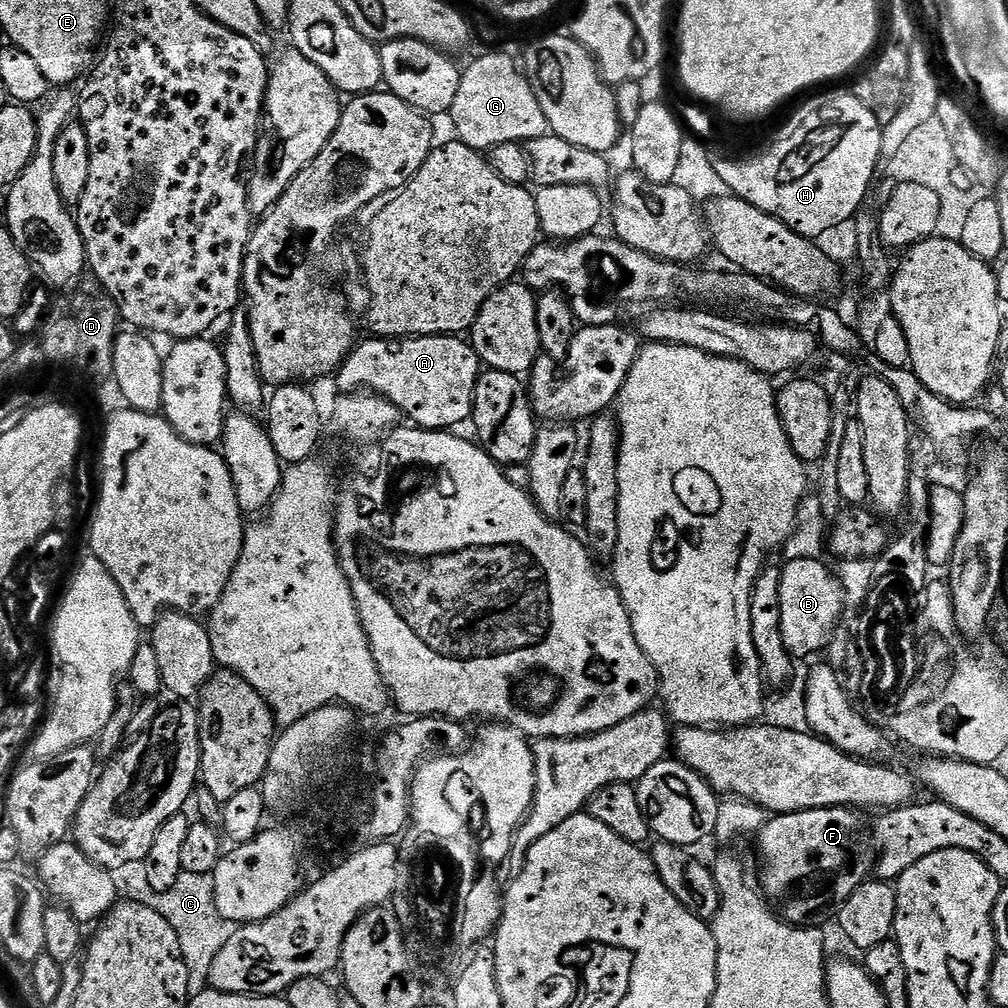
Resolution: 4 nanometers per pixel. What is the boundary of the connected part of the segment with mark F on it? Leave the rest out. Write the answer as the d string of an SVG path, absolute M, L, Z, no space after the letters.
M815 808L805 812L773 815L760 829L760 860L764 863L764 869L760 872L760 880L764 883L762 895L784 923L811 925L815 921L812 919L819 912L843 904L850 898L850 894L854 894L854 890L858 890L860 884L869 879L874 840L869 825L867 828L860 816L863 815L859 811L850 808Z

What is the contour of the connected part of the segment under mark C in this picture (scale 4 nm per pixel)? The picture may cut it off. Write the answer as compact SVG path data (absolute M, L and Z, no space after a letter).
M180 873L178 882L168 891L157 892L153 895L152 905L174 927L178 935L179 946L182 950L183 961L187 968L187 994L189 999L197 997L209 989L208 978L214 958L232 937L232 932L226 930L226 922L218 914L214 902L214 882L212 875Z

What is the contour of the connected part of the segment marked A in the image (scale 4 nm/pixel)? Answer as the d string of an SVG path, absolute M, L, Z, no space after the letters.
M455 336L371 338L357 343L335 373L344 394L363 390L383 396L413 425L429 430L452 430L472 419L474 390L482 371L480 355L467 339Z

